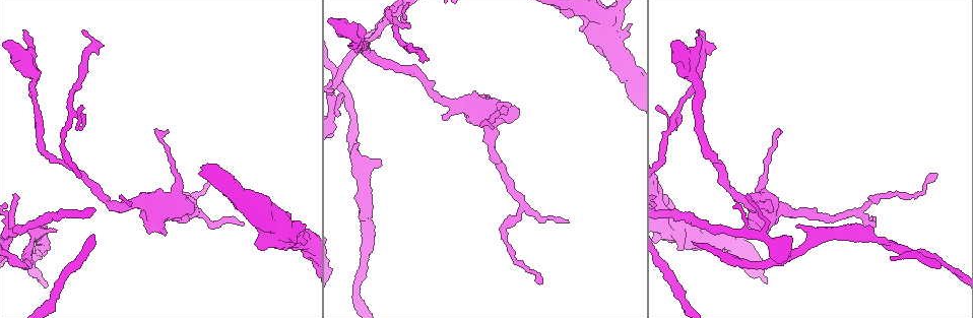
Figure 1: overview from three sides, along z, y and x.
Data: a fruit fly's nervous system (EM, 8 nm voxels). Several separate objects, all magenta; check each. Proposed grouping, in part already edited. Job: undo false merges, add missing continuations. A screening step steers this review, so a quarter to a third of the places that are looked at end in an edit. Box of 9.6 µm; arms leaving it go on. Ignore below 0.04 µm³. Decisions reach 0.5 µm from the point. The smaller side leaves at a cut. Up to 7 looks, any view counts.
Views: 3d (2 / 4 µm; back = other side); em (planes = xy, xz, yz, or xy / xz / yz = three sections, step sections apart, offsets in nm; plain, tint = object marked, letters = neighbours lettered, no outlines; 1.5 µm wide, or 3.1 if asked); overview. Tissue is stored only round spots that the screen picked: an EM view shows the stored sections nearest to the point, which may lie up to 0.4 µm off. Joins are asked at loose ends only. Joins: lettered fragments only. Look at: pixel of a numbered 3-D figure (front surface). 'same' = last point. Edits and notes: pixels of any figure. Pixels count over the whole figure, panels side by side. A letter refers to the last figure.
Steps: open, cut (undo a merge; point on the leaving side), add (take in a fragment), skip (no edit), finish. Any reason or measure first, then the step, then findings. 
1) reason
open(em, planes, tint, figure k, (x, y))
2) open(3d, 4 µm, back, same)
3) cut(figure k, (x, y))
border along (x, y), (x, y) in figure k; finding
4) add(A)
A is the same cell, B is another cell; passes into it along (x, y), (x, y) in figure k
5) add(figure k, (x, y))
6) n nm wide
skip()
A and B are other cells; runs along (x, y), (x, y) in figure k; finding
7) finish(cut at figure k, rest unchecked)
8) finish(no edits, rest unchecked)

free end
open(3d, 2 µm, back, figure 1, (698, 29))

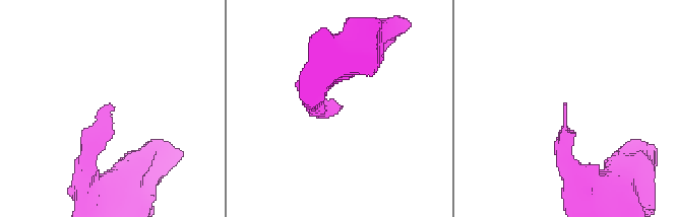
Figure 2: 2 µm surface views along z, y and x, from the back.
open(em, xz, step 8, letters, figure 2, (339, 107))

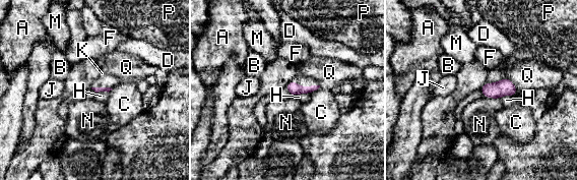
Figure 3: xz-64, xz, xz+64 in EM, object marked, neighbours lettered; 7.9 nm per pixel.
add(K)
K is the same cell, A, B, C, D, F, H, J, M, N, P and Q are other cells; passes into it along (293, 87), (305, 86), (306, 81) in figure 3; the cell continues

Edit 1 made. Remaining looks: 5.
open(overview)

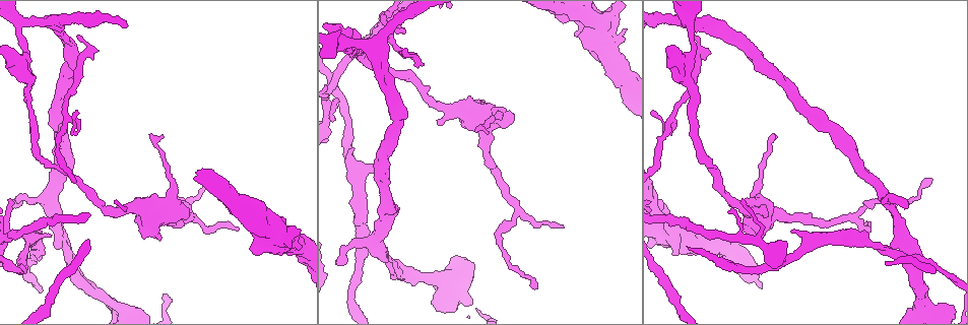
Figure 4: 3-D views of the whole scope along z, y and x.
free end
open(3d, 2 µm, figure 4, (353, 150))

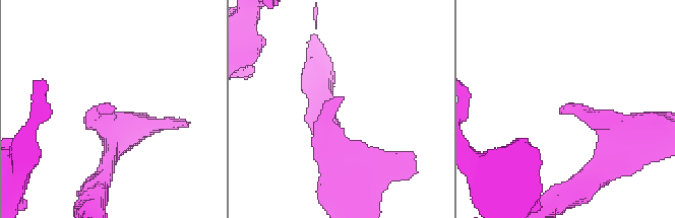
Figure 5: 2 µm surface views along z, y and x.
open(em, planes, letters, figure 5, (111, 109))

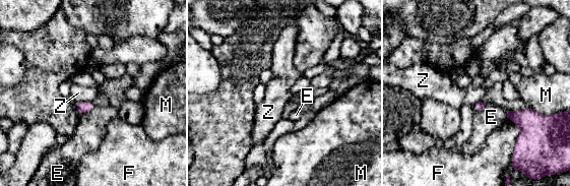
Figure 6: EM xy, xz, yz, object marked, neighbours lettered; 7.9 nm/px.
skip()
E, F, M and Z are other cells; border along (94, 106), (89, 111), (80, 114) in figure 6; none of them fits

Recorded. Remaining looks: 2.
an open end
open(em, planes, tint, figure 4, (438, 121))

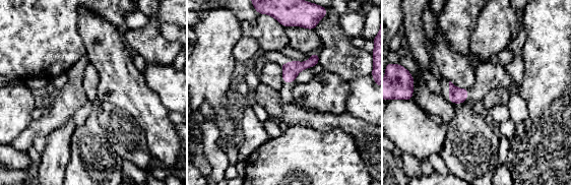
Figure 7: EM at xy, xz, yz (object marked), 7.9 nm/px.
open(em, planes, letters, same)

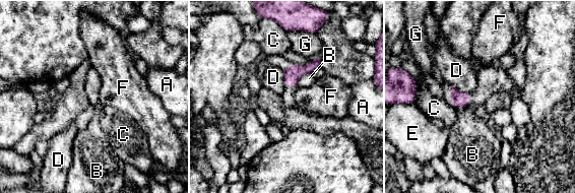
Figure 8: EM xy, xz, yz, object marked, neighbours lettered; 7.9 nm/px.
C touches over 240 nm
skip()
A, B, C, D, E, F and G are other cells; no lettered fragment goes on from it

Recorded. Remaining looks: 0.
finish(add at figure 3, rest unchecked)

